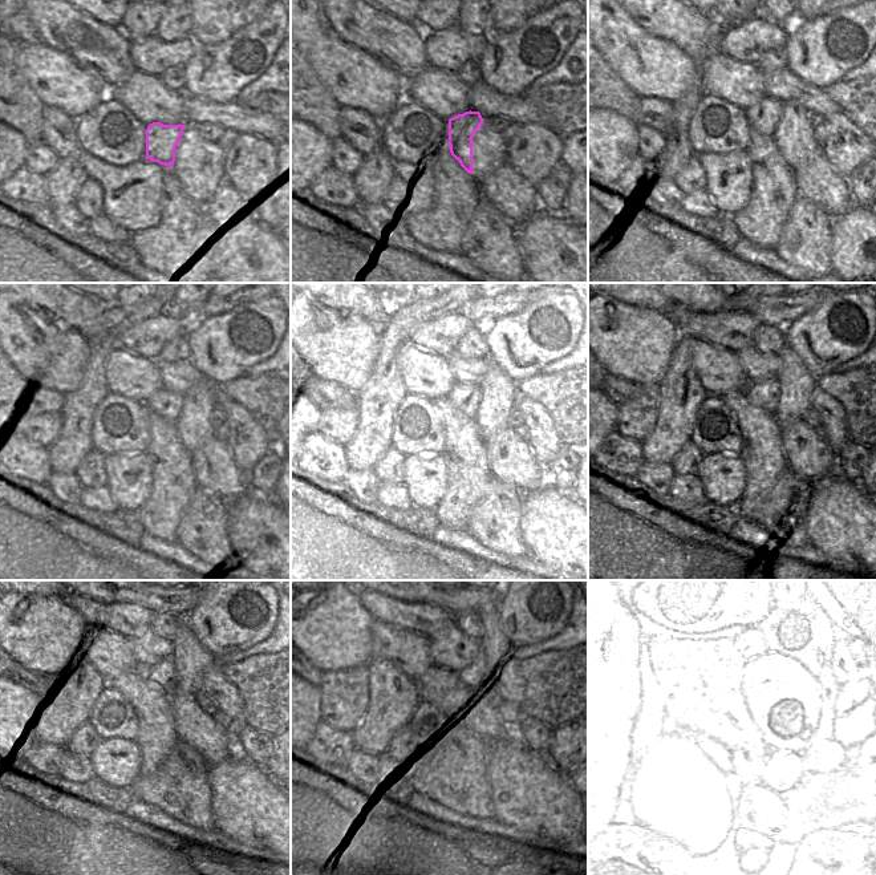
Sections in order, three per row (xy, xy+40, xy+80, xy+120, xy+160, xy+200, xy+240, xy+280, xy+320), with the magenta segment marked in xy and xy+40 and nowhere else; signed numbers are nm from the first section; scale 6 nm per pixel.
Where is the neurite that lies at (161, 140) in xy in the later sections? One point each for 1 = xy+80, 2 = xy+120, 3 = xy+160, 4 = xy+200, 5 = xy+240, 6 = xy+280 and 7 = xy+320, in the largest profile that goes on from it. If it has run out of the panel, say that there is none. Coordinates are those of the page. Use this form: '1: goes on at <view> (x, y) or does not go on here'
1: goes on at xy+80 (763, 116)
2: goes on at xy+120 (166, 404)
3: goes on at xy+160 (465, 397)
4: goes on at xy+200 (765, 395)
5: goes on at xy+240 (163, 673)
6: goes on at xy+280 (478, 675)
7: goes on at xy+320 (779, 663)

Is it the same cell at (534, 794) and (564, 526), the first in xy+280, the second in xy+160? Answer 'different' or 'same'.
same

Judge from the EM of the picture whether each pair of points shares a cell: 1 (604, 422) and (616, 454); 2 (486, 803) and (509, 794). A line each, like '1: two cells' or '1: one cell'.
1: one cell
2: two cells

